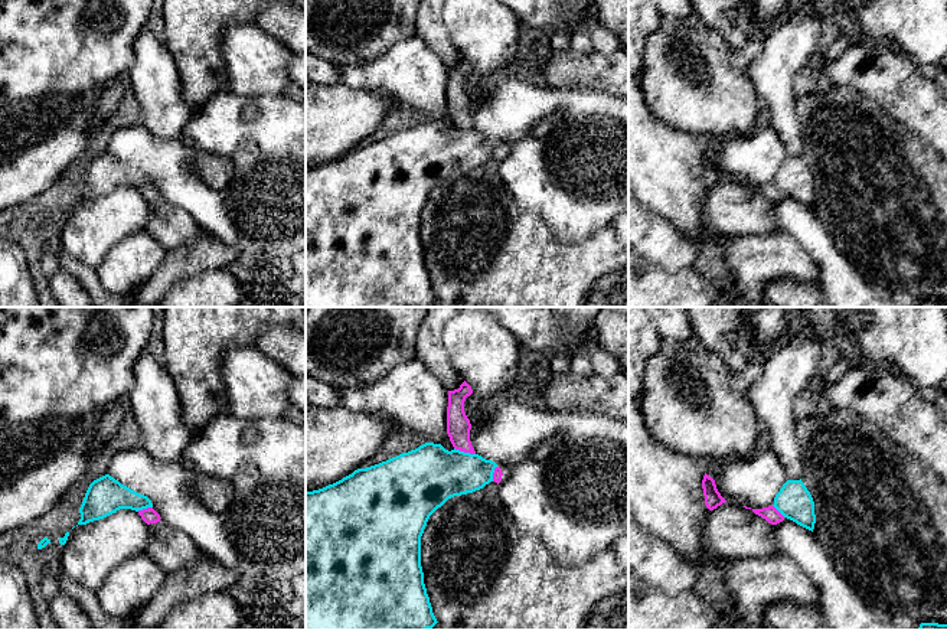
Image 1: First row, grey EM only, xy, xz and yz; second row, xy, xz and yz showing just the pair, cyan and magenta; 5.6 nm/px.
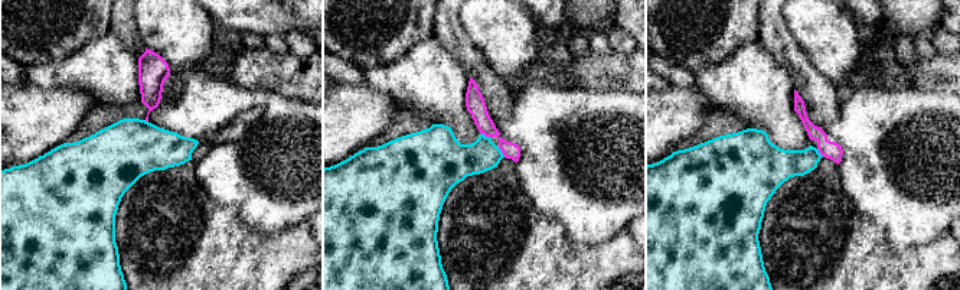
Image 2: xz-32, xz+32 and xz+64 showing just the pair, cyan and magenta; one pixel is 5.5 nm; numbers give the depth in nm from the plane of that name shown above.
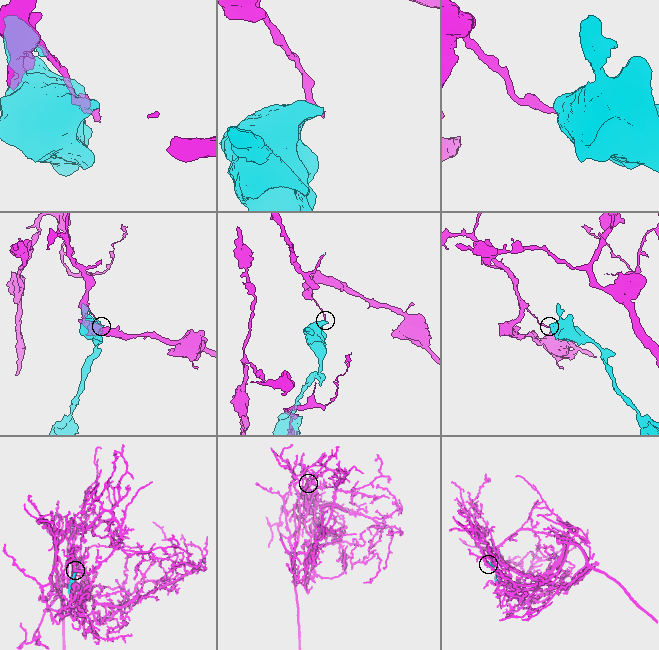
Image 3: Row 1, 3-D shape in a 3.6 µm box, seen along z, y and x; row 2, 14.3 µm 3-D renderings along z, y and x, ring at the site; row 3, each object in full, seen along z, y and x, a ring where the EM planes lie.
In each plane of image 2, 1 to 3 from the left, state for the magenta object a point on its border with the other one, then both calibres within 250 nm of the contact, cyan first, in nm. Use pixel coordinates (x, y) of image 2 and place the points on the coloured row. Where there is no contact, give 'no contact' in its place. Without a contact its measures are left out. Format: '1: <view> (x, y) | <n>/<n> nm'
1: xz-32 (144, 120) | 340/150 nm
2: xz+32 (483, 134) | 260/110 nm
3: xz+64 (819, 153) | 200/100 nm

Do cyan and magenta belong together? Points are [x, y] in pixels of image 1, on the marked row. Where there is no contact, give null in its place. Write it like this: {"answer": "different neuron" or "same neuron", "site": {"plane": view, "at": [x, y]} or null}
{"answer": "same neuron", "site": {"plane": "xz", "at": [463, 451]}}

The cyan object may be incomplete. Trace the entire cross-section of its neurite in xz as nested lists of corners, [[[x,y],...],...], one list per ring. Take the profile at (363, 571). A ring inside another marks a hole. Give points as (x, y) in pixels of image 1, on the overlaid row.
[[[425,443],[379,464],[357,469],[342,480],[323,489],[306,492],[306,630],[428,630],[438,621],[432,613],[421,567],[421,536],[430,516],[448,499],[473,493],[493,482],[497,464],[479,454],[445,450],[441,444]]]

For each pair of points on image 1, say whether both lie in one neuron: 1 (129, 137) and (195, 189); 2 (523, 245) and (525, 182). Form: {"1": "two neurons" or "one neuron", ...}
{"1": "one neuron", "2": "two neurons"}

